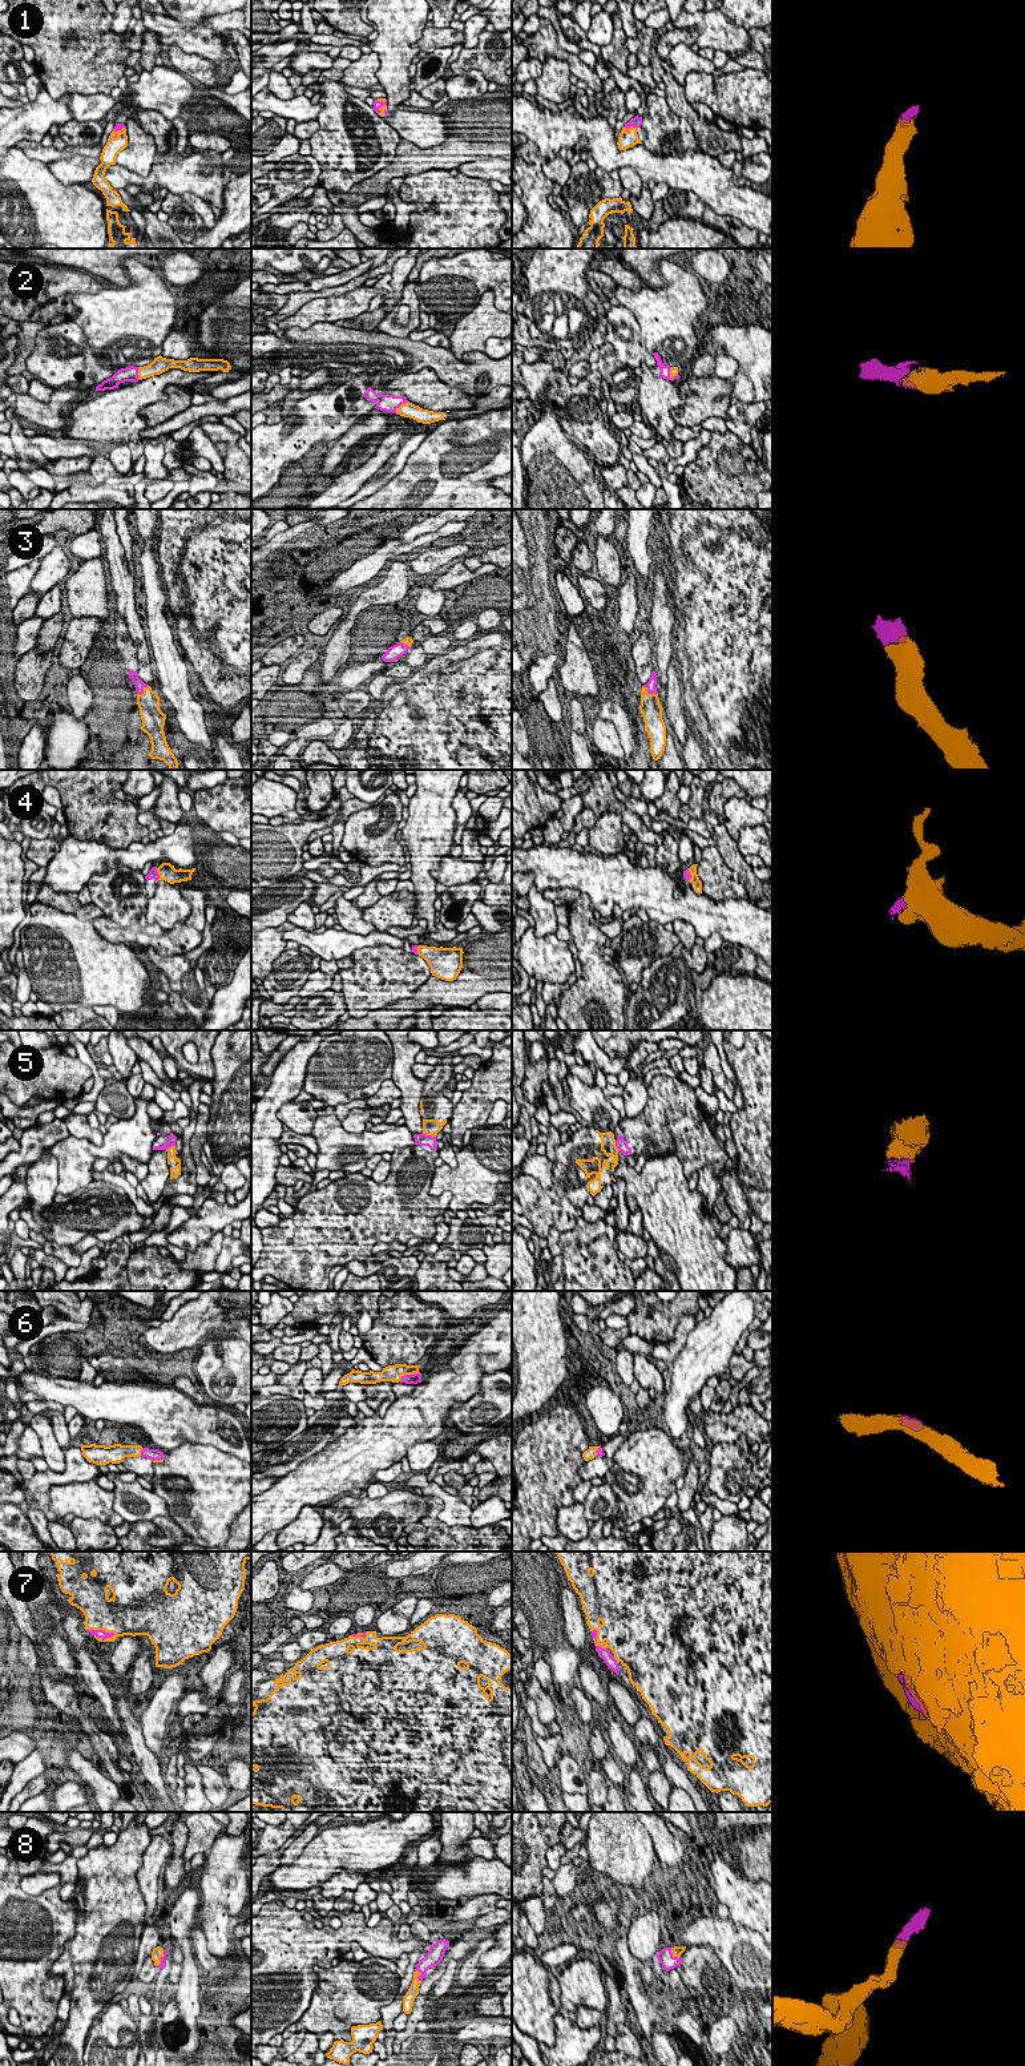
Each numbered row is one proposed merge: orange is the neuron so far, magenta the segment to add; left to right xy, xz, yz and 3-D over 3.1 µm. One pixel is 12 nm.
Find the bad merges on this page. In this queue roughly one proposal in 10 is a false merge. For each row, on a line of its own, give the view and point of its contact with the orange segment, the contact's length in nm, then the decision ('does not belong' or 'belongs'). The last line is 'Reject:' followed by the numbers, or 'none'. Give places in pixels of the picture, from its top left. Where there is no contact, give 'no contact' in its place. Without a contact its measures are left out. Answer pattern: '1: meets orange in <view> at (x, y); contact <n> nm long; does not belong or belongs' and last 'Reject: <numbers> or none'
1: meets orange in yz at (630, 126); contact 180 nm long; belongs
2: meets orange in xz at (399, 407); contact 220 nm long; belongs
3: meets orange in yz at (649, 694); contact 220 nm long; belongs
4: meets orange in xy at (158, 874); contact 180 nm long; belongs
5: meets orange in xz at (430, 1134); contact 170 nm long; belongs
6: meets orange in xz at (408, 1374); contact 280 nm long; belongs
7: meets orange in xy at (101, 1629); contact 360 nm long; belongs
8: meets orange in xz at (419, 1974); contact 170 nm long; belongs
Reject: none

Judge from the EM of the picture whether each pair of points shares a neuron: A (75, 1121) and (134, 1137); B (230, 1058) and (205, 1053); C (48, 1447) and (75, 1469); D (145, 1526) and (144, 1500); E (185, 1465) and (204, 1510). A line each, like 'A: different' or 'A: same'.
A: different
B: different
C: different
D: different
E: same

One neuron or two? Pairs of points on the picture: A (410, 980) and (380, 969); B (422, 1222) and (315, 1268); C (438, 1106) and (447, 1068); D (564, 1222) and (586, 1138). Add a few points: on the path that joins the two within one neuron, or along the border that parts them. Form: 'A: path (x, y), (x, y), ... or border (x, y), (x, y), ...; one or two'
A: path (403, 973), (387, 972); one
B: path (388, 1222), (342, 1222), (333, 1226), (323, 1235); one
C: path (438, 1097), (438, 1077); one
D: path (574, 1201), (596, 1179), (597, 1159); one

